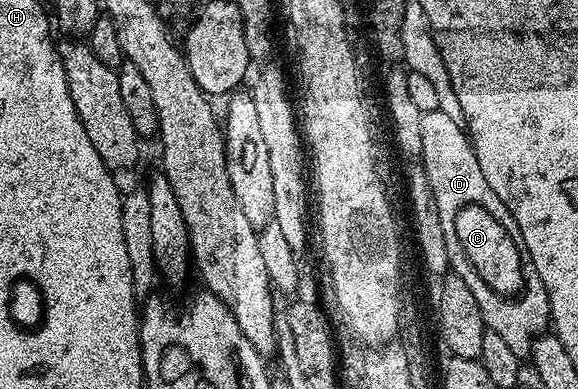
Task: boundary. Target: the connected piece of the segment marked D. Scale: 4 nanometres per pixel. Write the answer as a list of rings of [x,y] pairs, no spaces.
[[[428,111],[420,119],[420,135],[422,136],[421,168],[426,170],[428,183],[432,187],[432,195],[436,199],[436,211],[440,217],[444,213],[452,213],[456,209],[468,209],[472,215],[488,215],[498,217],[494,223],[504,231],[506,239],[518,239],[520,233],[514,214],[504,207],[500,195],[488,187],[488,179],[484,179],[484,171],[480,171],[480,163],[476,163],[476,151],[470,145],[470,135],[466,132],[463,122],[444,115],[444,111]]]

